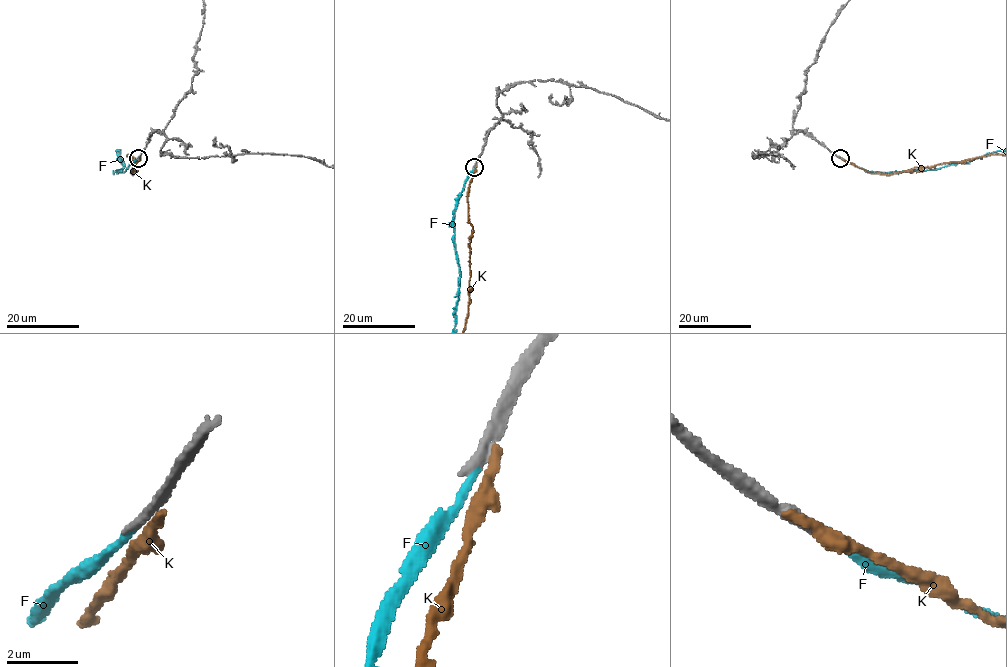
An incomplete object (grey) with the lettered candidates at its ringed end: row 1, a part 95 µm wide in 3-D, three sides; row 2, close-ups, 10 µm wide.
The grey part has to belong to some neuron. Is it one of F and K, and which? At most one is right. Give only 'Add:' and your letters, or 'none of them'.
Add: F

